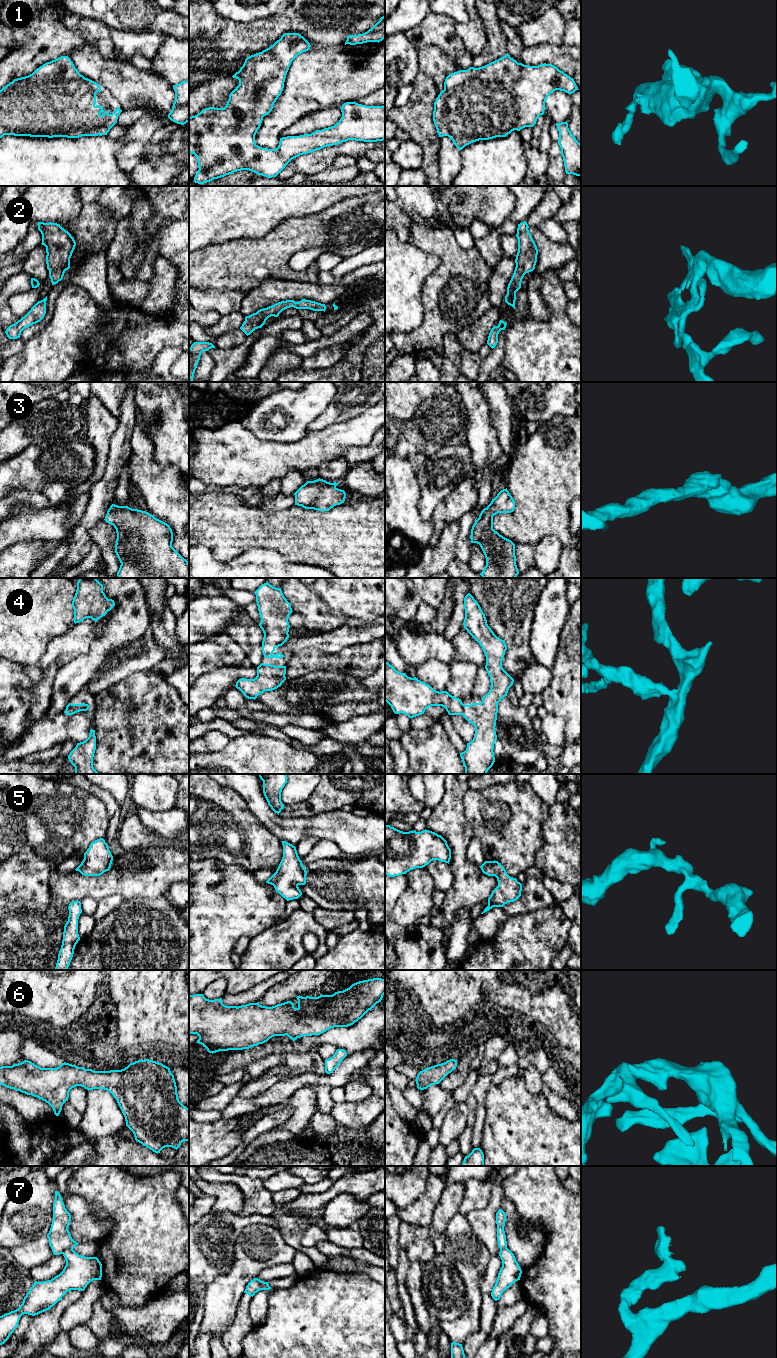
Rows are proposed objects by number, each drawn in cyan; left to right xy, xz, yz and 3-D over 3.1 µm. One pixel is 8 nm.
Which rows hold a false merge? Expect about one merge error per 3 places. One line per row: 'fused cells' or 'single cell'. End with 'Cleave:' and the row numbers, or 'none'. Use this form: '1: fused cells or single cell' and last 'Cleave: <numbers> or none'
1: single cell
2: single cell
3: single cell
4: single cell
5: single cell
6: single cell
7: fused cells
Cleave: 7

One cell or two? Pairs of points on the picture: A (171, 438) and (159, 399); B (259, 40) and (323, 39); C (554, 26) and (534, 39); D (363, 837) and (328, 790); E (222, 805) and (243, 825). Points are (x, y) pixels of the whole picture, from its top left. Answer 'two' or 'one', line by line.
A: one
B: one
C: one
D: two
E: one

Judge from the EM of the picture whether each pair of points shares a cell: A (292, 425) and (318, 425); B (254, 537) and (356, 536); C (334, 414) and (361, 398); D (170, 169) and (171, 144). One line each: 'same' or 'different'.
A: different
B: same
C: same
D: different

